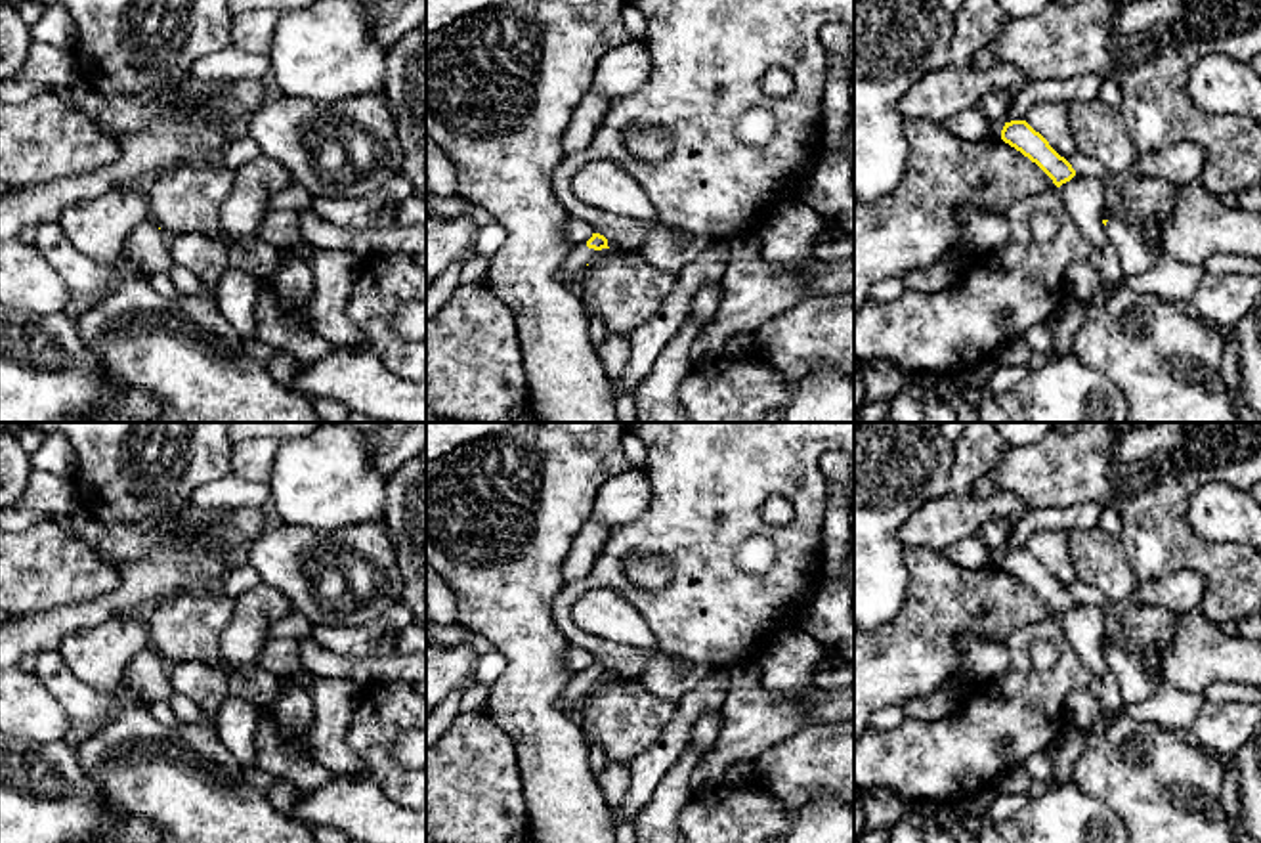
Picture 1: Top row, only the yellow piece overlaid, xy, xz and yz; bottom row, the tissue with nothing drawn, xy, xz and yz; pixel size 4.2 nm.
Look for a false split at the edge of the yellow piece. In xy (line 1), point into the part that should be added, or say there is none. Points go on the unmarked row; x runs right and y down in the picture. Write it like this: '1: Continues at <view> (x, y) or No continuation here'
1: No continuation here

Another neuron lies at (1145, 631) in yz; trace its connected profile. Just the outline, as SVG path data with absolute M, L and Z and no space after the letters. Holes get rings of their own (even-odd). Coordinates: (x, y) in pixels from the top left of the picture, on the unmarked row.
M1131 598L1129 608L1120 617L1118 642L1127 652L1154 661L1162 650L1171 646L1175 619L1175 612Z

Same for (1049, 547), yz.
M1045 530L1030 535L1026 551L1039 560L1060 585L1068 587L1078 581L1078 573L1068 556L1068 533L1064 530Z

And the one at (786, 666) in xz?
M797 629L772 640L755 663L764 690L795 696L816 688L814 675L825 656L823 642Z

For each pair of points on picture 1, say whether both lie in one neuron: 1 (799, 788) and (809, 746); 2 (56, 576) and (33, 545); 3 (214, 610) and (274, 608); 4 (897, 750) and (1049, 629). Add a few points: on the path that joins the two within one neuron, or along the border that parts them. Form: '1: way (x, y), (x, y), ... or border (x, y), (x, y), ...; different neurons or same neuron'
1: way (799, 778), (799, 767), (809, 756); same neuron
2: way (48, 568), (41, 553); same neuron
3: border (235, 599), (235, 614), (220, 639), (220, 652); different neurons
4: way (946, 750), (961, 750), (1021, 691), (1021, 666); same neuron

